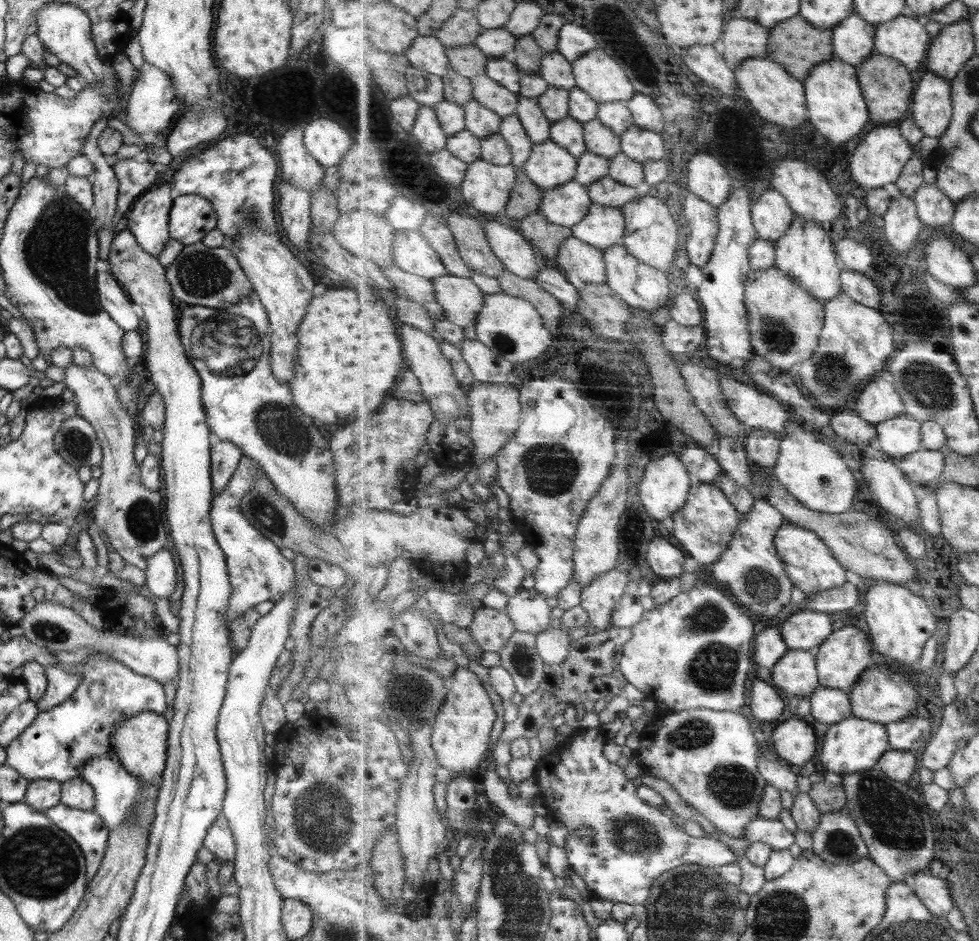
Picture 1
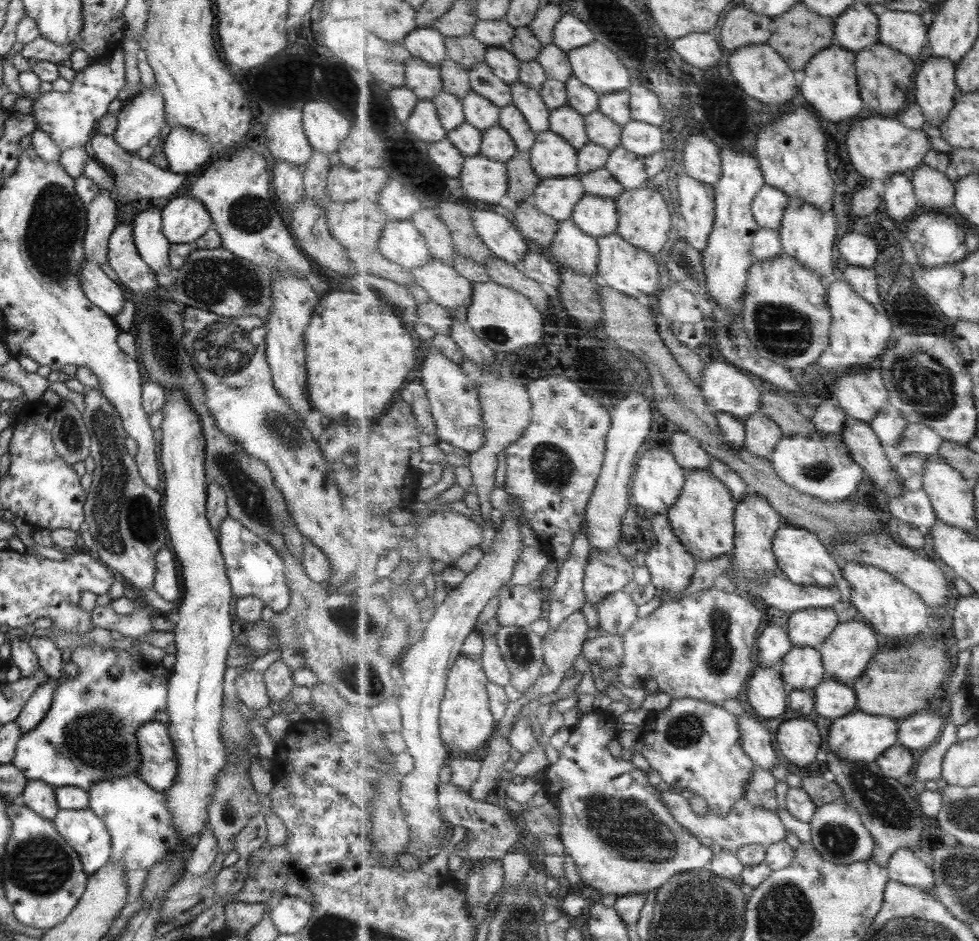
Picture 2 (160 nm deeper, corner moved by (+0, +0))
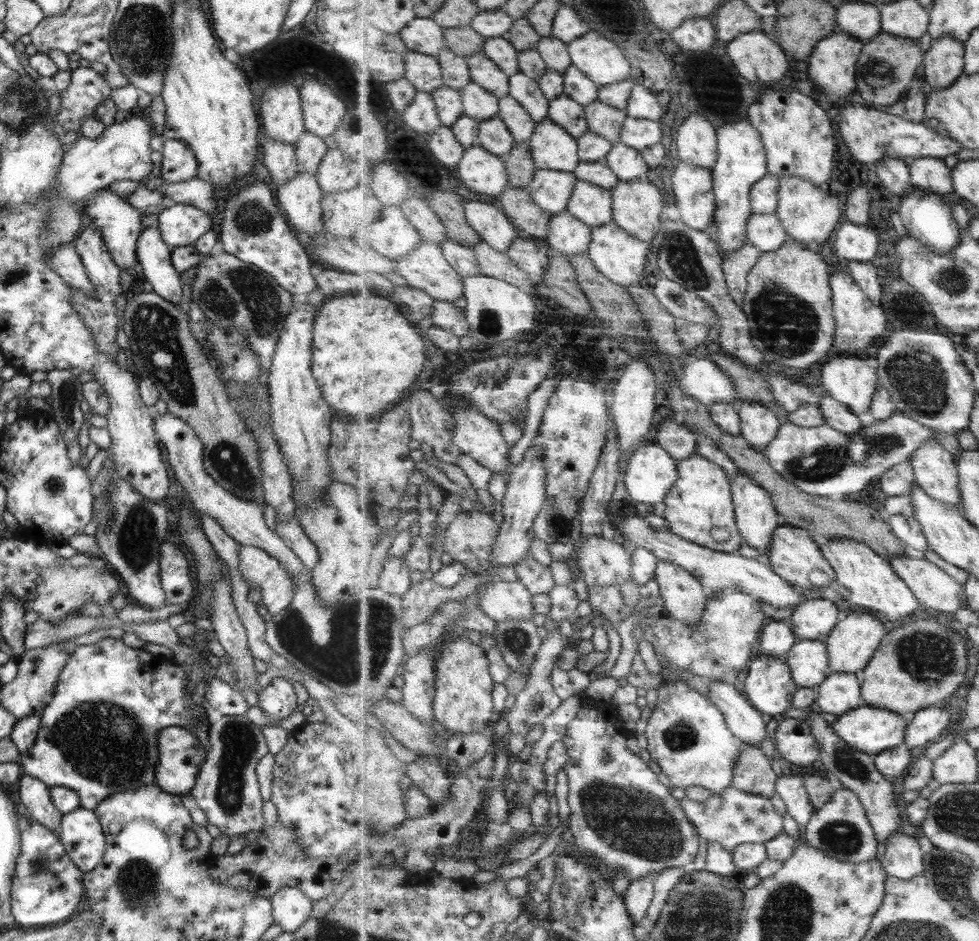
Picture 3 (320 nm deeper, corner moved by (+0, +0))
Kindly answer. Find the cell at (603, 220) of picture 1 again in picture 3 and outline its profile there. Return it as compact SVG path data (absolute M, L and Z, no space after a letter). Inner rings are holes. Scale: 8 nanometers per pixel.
M577 179L566 209L594 229L614 221L613 203L612 191Z

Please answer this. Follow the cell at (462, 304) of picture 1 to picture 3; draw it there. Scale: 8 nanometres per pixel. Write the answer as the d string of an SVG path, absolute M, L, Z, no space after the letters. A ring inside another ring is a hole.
M423 240L414 251L397 259L395 264L396 273L405 278L407 284L427 292L437 301L451 303L464 296L464 278L451 266L438 244Z

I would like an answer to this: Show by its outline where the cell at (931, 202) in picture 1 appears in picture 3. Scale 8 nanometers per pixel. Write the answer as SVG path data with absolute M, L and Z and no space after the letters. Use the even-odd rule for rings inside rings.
M921 157L909 162L912 184L921 190L936 192L947 196L954 192L952 168L943 159Z

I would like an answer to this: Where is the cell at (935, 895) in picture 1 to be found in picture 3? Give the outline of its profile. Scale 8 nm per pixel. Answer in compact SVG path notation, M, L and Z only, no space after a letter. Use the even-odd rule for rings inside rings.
M895 833L882 847L879 859L889 875L910 879L923 874L924 856L916 837Z

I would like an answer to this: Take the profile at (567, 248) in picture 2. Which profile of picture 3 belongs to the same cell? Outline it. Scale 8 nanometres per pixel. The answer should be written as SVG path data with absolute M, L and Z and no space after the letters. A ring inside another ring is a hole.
M567 209L552 215L545 242L555 253L570 257L585 254L592 243L592 229Z

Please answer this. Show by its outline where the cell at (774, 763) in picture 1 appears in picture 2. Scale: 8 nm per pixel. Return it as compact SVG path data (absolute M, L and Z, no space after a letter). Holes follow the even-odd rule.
M740 715L738 723L741 727L741 740L745 752L748 752L757 767L771 770L779 762L777 752L773 748L771 732L753 716Z

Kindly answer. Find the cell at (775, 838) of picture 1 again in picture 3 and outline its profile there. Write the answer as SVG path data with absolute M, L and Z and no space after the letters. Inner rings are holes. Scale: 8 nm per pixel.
M735 787L726 788L725 792L720 795L711 794L702 802L683 797L680 803L689 820L707 842L721 843L731 852L745 843L763 843L765 845L783 832L783 816L777 814L777 810L769 798Z

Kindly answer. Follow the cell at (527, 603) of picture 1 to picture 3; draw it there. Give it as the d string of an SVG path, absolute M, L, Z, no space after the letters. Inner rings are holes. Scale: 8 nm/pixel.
M489 581L479 588L479 607L493 620L533 618L533 594L520 581Z

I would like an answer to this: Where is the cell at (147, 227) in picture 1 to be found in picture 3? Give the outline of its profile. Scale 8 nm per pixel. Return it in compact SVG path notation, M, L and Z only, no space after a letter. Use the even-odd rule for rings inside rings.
M147 227L140 231L136 242L136 262L141 269L138 275L142 276L145 282L151 284L151 290L163 300L173 306L181 304L181 286L179 285L178 273L173 269L170 261L170 248L161 240L157 227Z

